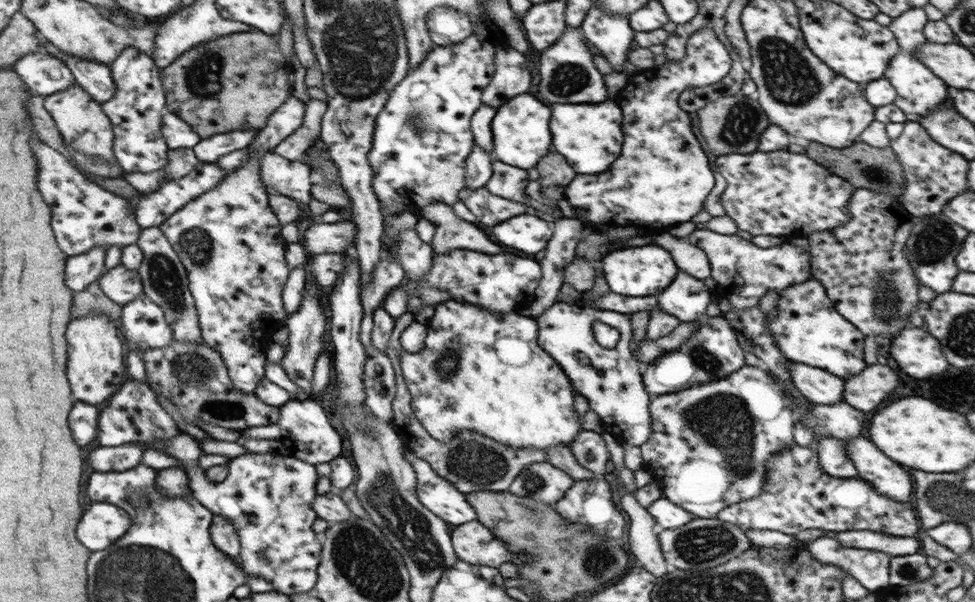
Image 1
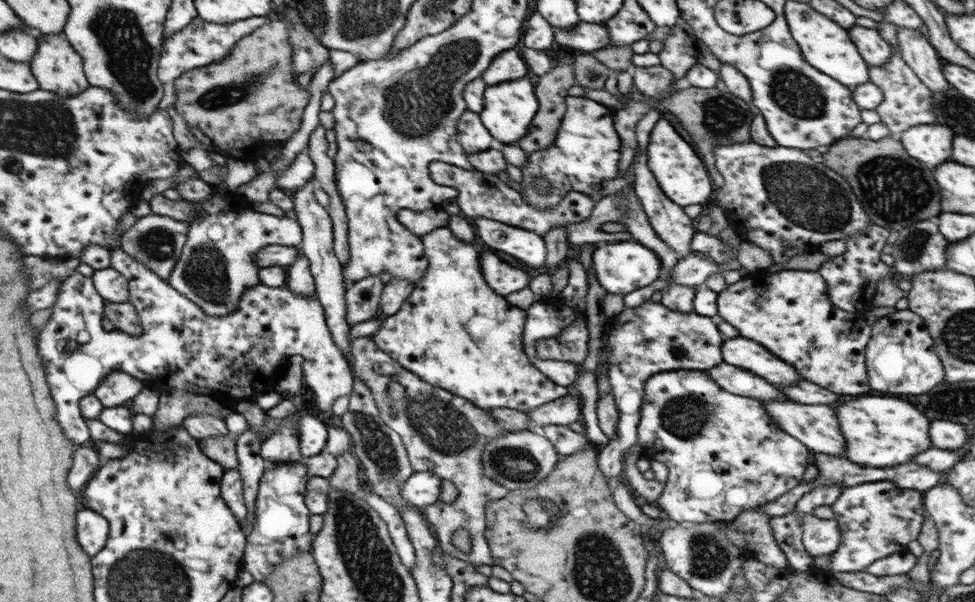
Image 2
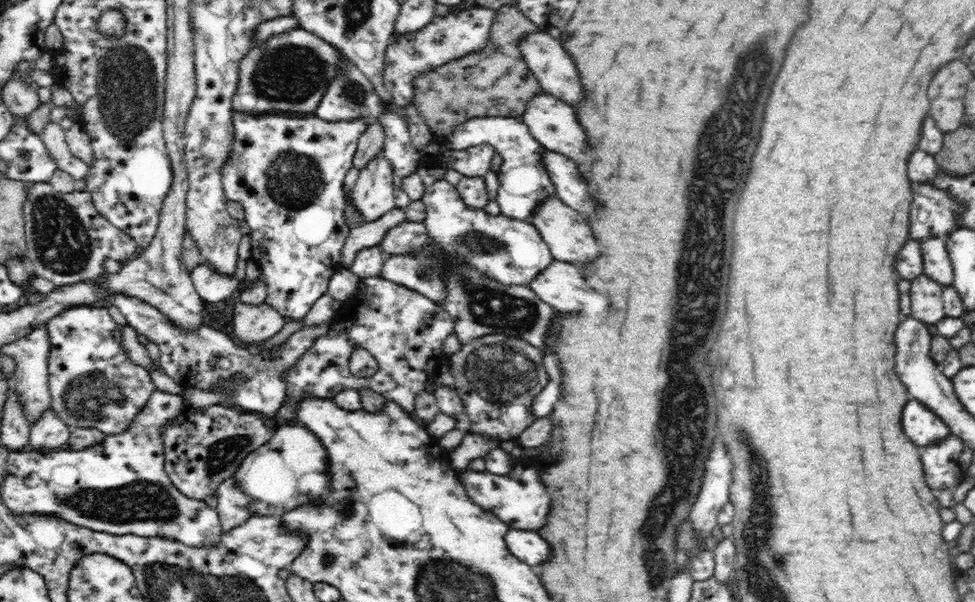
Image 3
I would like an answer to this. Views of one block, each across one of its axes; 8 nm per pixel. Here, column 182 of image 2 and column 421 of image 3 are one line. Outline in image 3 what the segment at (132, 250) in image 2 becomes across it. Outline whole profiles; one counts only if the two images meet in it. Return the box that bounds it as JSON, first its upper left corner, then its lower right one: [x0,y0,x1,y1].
[379,221,428,256]

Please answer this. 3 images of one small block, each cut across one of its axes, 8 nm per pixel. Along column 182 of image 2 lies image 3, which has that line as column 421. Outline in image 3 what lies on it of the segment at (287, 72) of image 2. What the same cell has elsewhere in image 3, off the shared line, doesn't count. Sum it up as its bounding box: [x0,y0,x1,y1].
[412,4,543,139]

